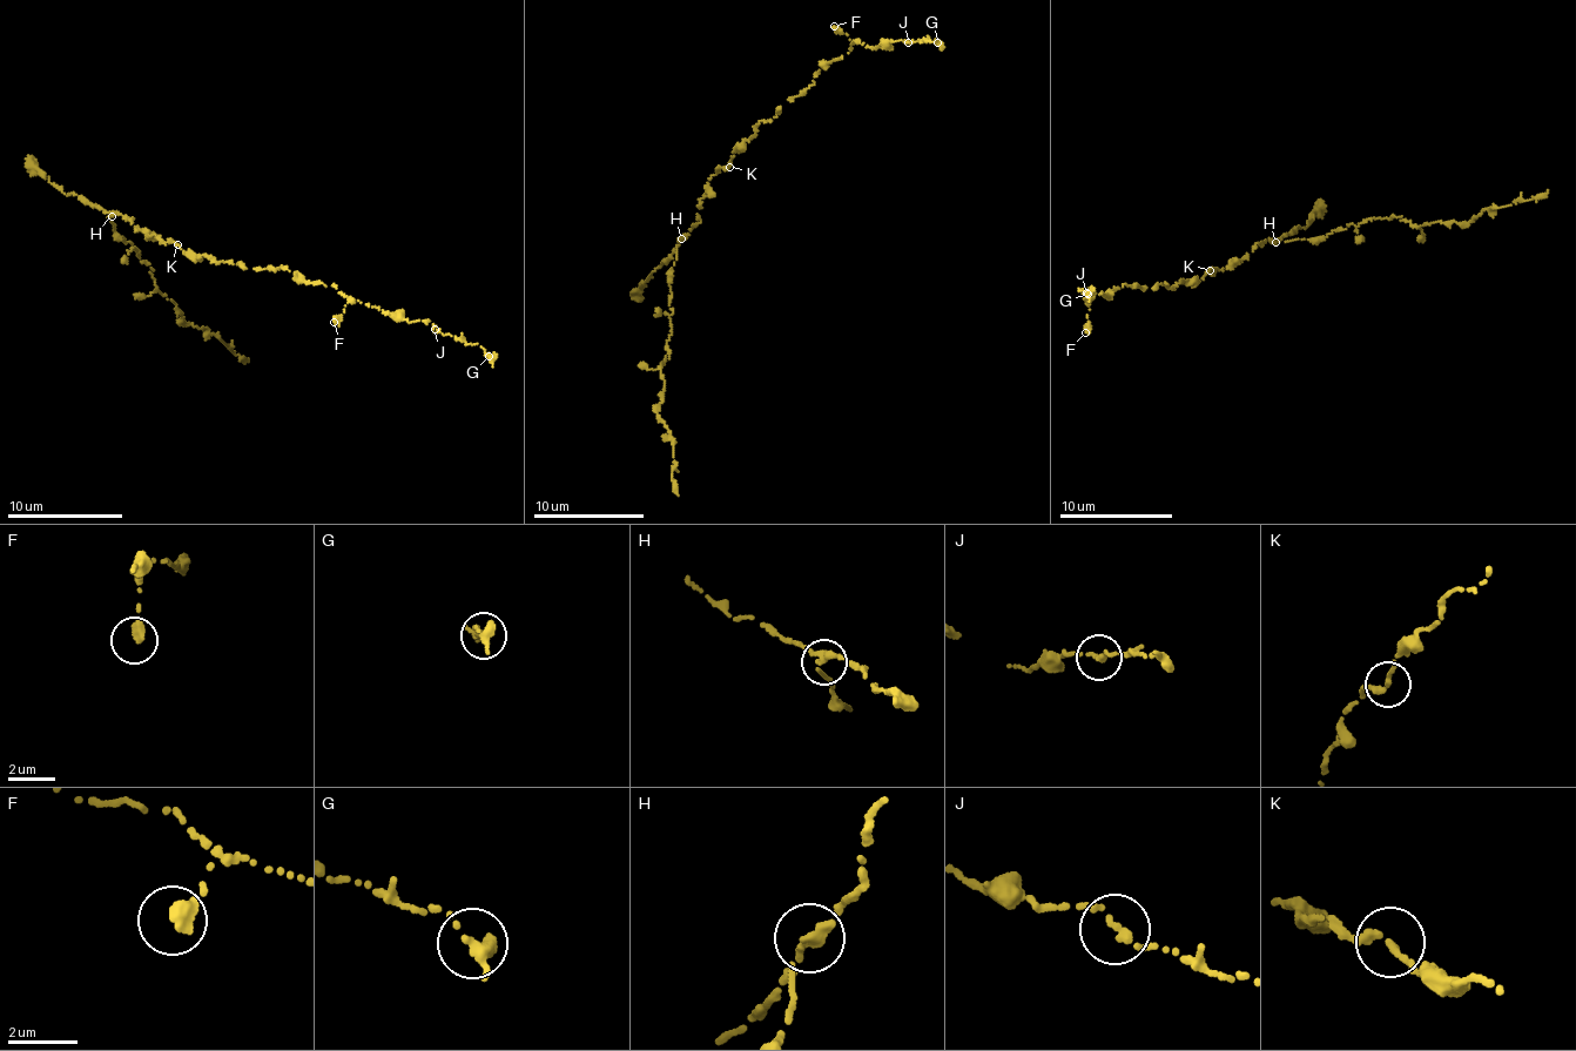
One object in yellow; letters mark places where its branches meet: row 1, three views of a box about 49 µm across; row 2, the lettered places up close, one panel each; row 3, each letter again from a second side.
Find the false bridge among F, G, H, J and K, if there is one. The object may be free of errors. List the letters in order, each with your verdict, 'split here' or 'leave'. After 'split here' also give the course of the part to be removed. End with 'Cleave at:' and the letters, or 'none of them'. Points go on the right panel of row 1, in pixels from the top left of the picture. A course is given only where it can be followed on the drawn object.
F: leave
G: leave
H: split here | (1275, 243), (1308, 240), (1374, 217), (1401, 216), (1418, 227), (1469, 222), (1486, 208), (1535, 199), (1548, 190)
J: leave
K: leave
Cleave at: H

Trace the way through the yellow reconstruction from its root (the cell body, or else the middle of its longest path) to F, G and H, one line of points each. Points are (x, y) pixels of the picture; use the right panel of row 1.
F: (1210, 273), (1169, 289), (1166, 283), (1145, 289), (1137, 283), (1108, 295), (1096, 292), (1086, 303), (1085, 332)
G: (1210, 273), (1169, 289), (1166, 283), (1145, 289), (1126, 284), (1089, 301), (1093, 297), (1084, 289), (1088, 294)
H: (1210, 273), (1211, 269), (1212, 273), (1243, 257), (1264, 241), (1275, 243)

